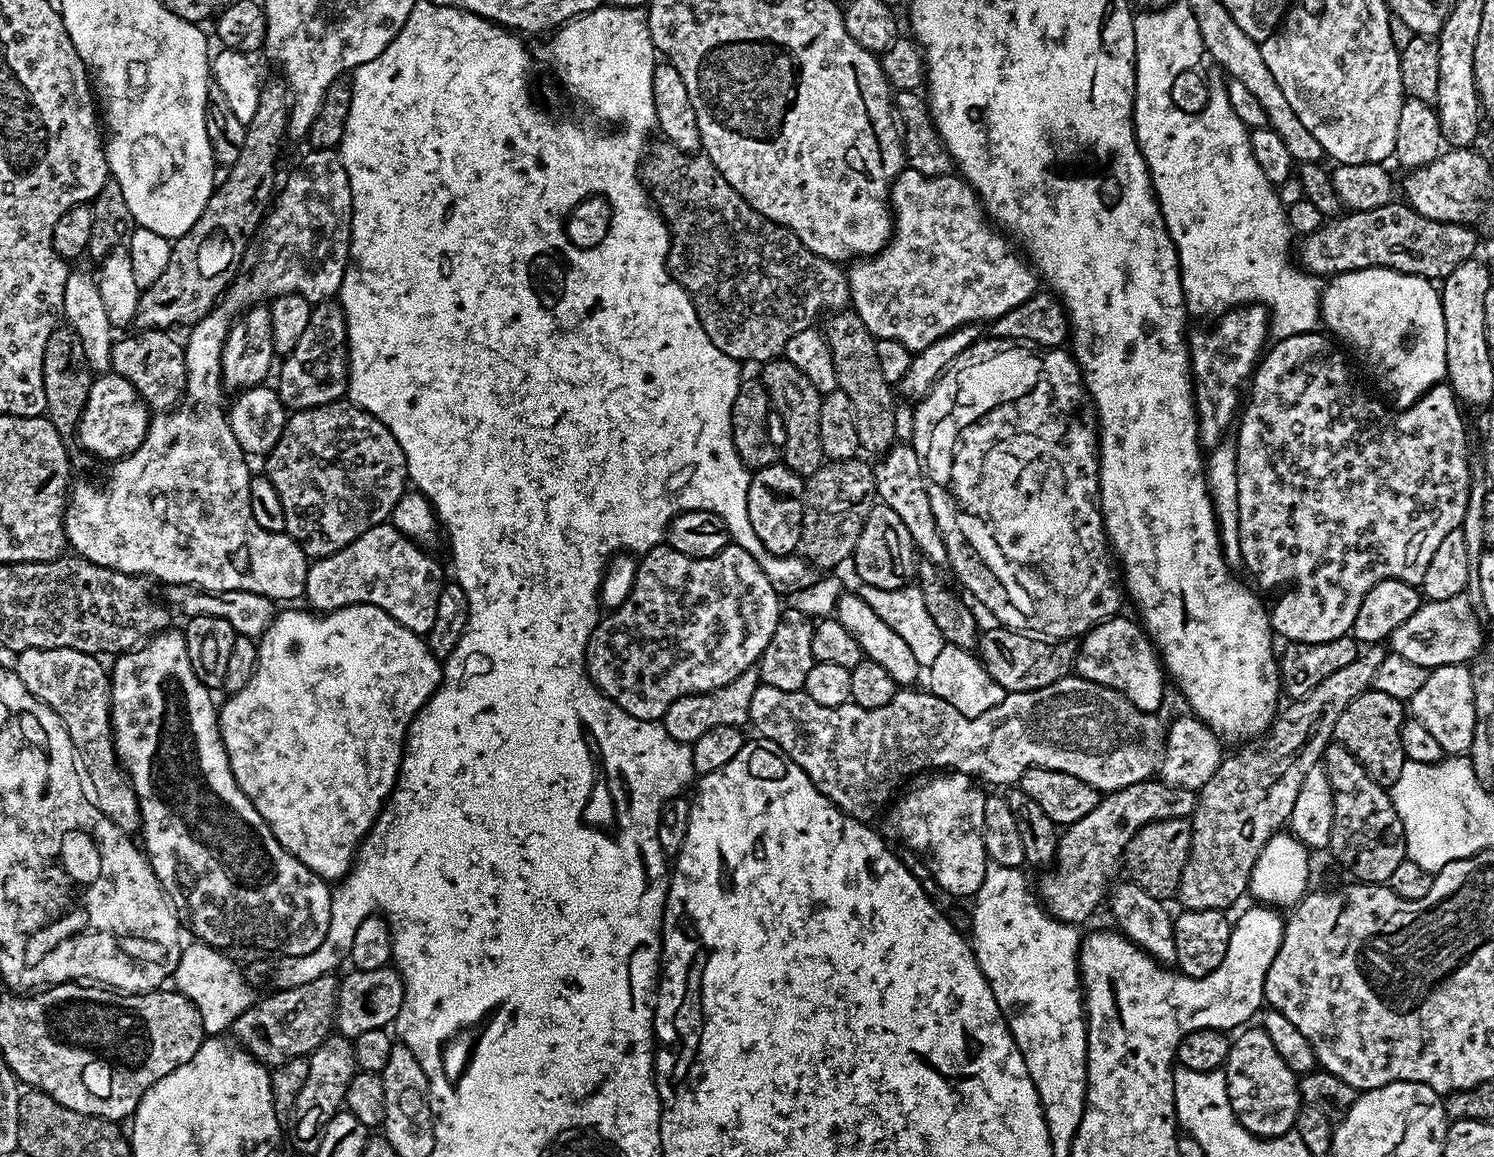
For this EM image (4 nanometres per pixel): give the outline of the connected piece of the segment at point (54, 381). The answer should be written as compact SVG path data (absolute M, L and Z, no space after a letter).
M66 326L53 329L43 354L42 384L46 393L45 415L64 443L70 444L75 441L80 414L85 408L93 379L93 373L85 361L81 339Z

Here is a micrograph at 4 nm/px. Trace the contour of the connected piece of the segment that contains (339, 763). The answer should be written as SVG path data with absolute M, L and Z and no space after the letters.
M347 604L344 608L323 614L312 610L299 612L296 606L289 608L292 608L289 612L277 611L272 624L258 638L256 649L260 657L252 681L242 690L231 693L225 704L219 705L220 737L230 758L230 770L242 794L246 794L254 810L262 814L274 838L278 838L280 845L290 854L294 854L294 858L298 858L298 862L305 864L311 872L318 874L323 880L339 882L352 871L356 849L360 847L391 797L396 775L400 772L400 760L404 757L404 739L408 736L408 727L422 710L422 706L427 704L440 687L442 664L417 633L411 632L406 626L390 618L386 610L373 604Z

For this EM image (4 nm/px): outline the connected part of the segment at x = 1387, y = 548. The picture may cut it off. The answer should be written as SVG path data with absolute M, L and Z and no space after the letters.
M1319 331L1303 332L1297 336L1291 336L1285 340L1276 340L1275 343L1263 353L1262 359L1257 363L1254 369L1254 375L1250 380L1250 388L1252 384L1252 401L1248 404L1248 409L1239 417L1240 433L1234 436L1236 445L1236 469L1238 470L1238 522L1240 523L1240 559L1243 567L1248 567L1250 571L1256 575L1256 580L1260 584L1265 584L1268 588L1276 588L1279 584L1292 584L1292 588L1288 588L1276 600L1276 605L1271 605L1270 615L1272 617L1272 630L1277 637L1285 636L1285 641L1294 644L1313 644L1314 642L1330 642L1339 636L1346 636L1351 633L1354 626L1354 617L1358 614L1358 606L1362 606L1362 598L1366 598L1368 591L1378 582L1383 580L1401 580L1407 584L1423 585L1424 575L1426 574L1426 566L1430 566L1430 558L1434 558L1434 550L1438 550L1438 545L1442 542L1442 538L1446 538L1446 534L1457 531L1463 522L1463 516L1466 514L1468 488L1471 486L1471 470L1470 459L1468 460L1468 432L1464 429L1464 420L1460 417L1462 411L1461 405L1458 403L1456 396L1452 393L1452 385L1447 382L1435 384L1428 392L1422 394L1408 408L1402 408L1396 411L1387 412L1378 401L1372 396L1367 396L1358 385L1352 381L1352 372L1348 369L1348 364L1339 356L1338 353L1332 352L1333 341L1327 335L1320 336Z

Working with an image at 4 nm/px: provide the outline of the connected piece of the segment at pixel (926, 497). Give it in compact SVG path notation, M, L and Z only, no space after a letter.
M897 442L883 453L884 460L879 465L875 465L876 473L876 495L879 503L890 506L898 518L902 518L902 523L906 530L910 530L910 538L919 555L927 563L937 566L948 564L948 551L944 545L944 540L940 536L940 527L934 518L934 510L930 506L930 494L928 485L930 483L925 471L924 462L920 455L908 442Z

